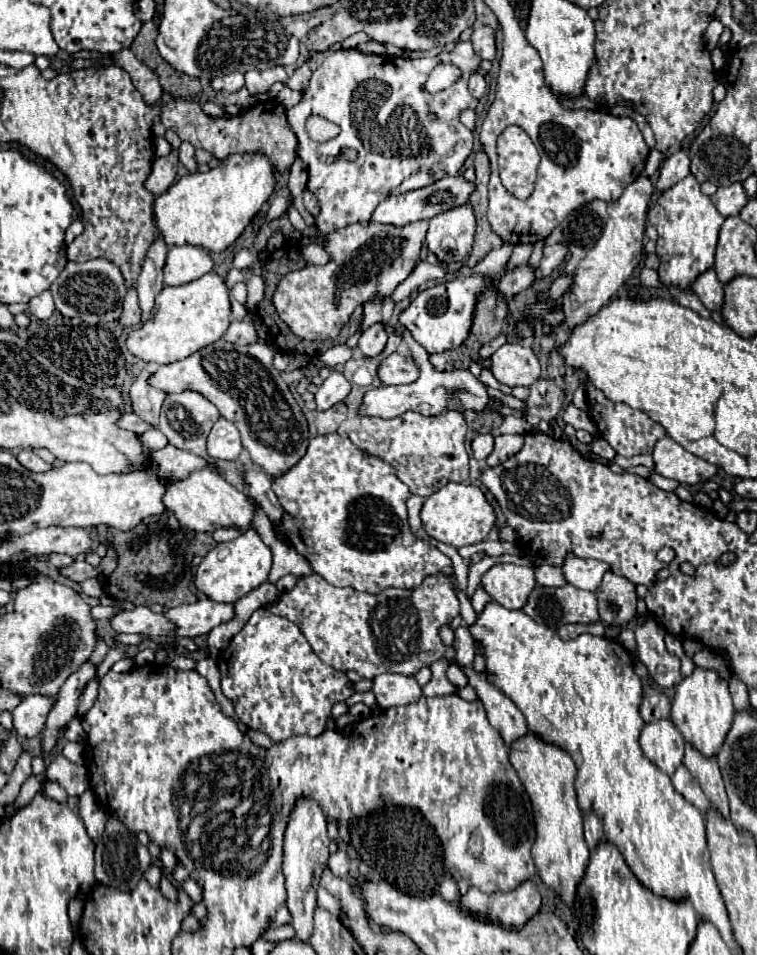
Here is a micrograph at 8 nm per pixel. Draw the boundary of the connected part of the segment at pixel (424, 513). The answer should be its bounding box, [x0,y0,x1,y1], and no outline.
[421,484,495,548]

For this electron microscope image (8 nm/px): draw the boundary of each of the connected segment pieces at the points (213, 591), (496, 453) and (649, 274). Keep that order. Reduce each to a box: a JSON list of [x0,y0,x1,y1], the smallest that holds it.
[[195,530,271,604],[485,434,523,468],[639,268,661,288]]

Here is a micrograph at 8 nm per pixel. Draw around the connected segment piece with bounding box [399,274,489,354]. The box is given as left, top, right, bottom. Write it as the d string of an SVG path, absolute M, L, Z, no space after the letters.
M475 274L475 276L455 278L451 282L443 282L433 288L427 288L419 292L419 296L411 302L411 306L401 314L399 322L403 328L407 328L413 334L413 338L429 354L441 354L445 350L459 348L469 336L477 296L485 292L485 284L489 284L489 280L485 280L483 274Z

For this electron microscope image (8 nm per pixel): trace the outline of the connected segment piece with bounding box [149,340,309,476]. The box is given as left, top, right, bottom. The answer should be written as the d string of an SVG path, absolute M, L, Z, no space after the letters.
M219 340L185 360L159 366L151 374L149 384L167 394L193 390L205 396L211 404L217 406L223 418L237 424L241 432L241 444L251 454L253 462L271 476L281 476L305 454L309 432L307 420L289 386L271 364L273 354L275 350L263 342L239 346Z

